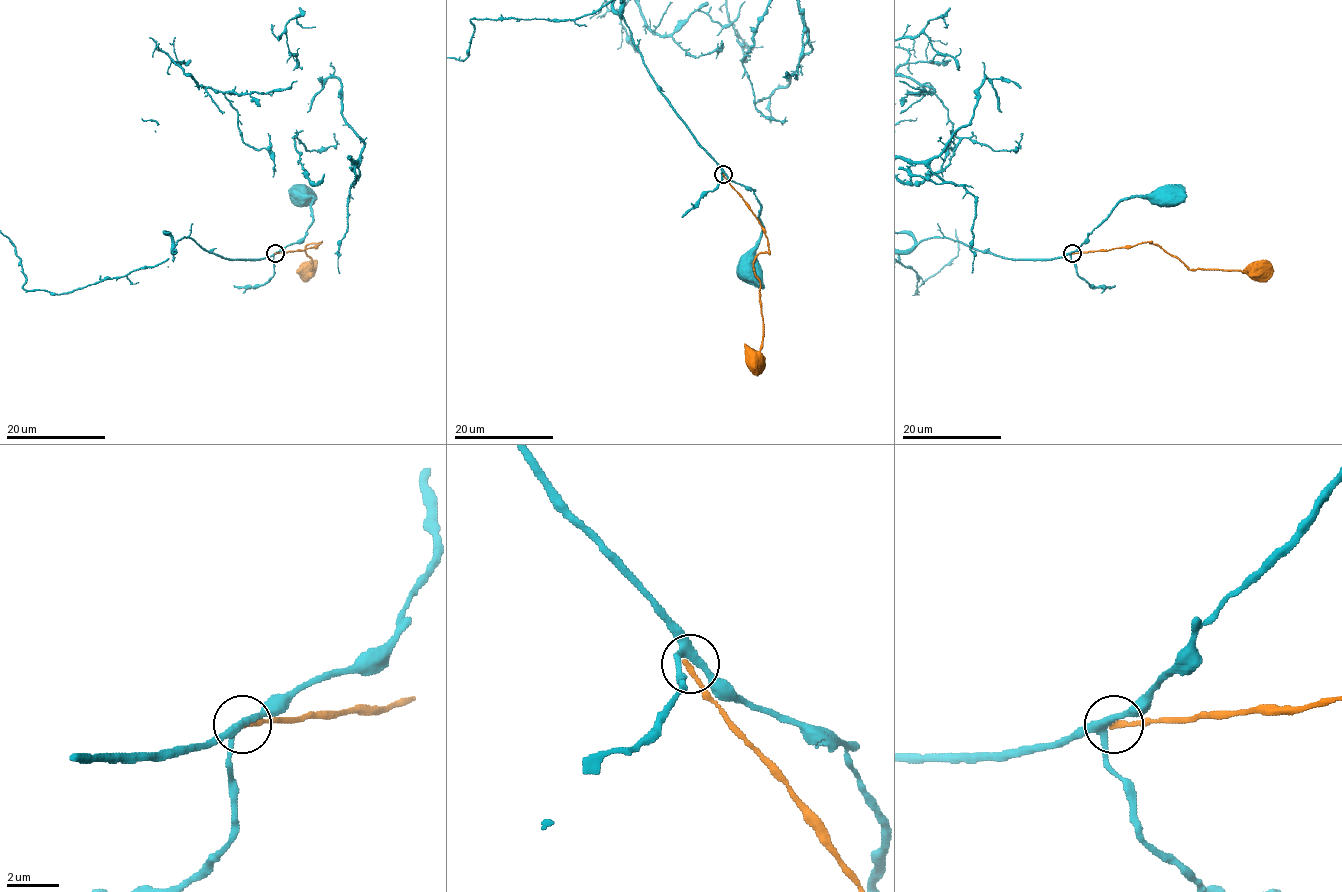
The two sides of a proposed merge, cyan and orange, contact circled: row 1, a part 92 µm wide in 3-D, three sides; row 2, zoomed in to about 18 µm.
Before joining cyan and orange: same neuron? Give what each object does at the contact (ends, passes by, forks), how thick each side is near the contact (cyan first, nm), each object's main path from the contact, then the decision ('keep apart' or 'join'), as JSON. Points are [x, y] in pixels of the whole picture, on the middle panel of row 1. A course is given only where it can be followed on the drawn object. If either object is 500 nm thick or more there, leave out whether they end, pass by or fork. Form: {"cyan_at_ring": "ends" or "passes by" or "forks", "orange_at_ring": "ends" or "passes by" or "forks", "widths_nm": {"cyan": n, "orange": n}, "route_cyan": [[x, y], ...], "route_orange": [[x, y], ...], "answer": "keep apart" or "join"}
{"cyan_at_ring": "forks", "orange_at_ring": "ends", "widths_nm": {"cyan": 280, "orange": 200}, "route_cyan": [[724, 175], [754, 191], [760, 204], [758, 220], [762, 225], [758, 247], [744, 264], [747, 269]], "route_orange": [[724, 175], [758, 222], [768, 245], [768, 250], [760, 253], [754, 264], [760, 283], [762, 347], [757, 361]], "answer": "keep apart"}

